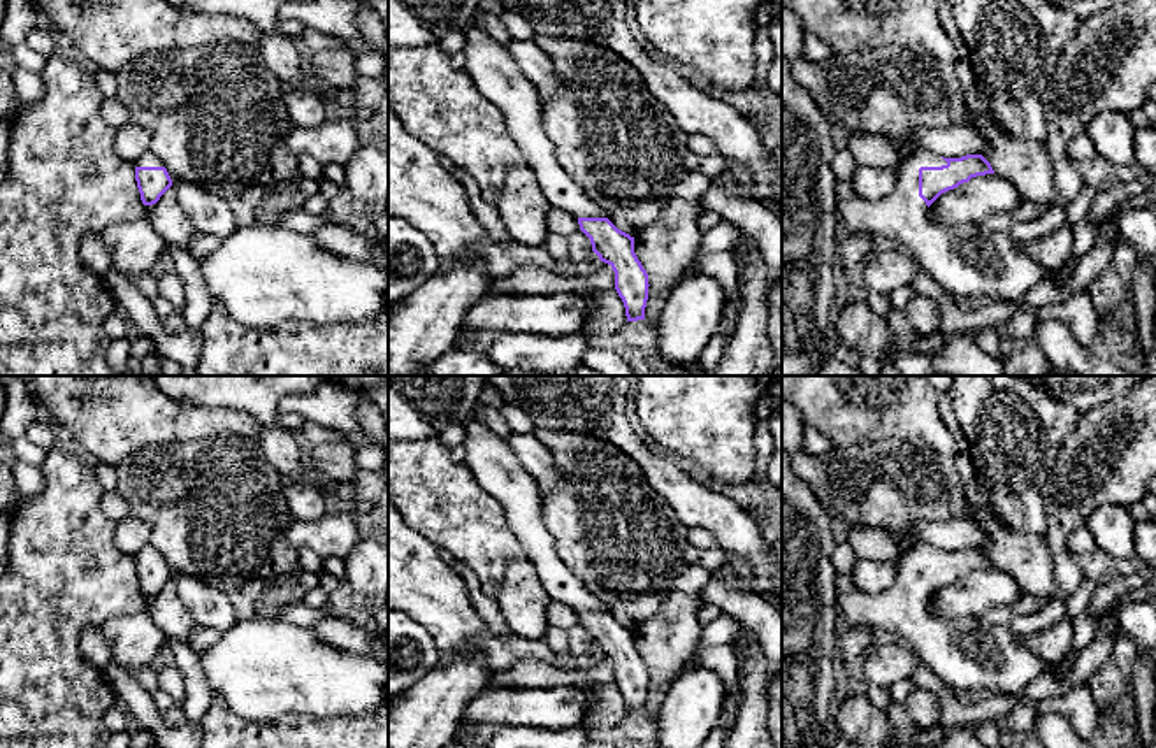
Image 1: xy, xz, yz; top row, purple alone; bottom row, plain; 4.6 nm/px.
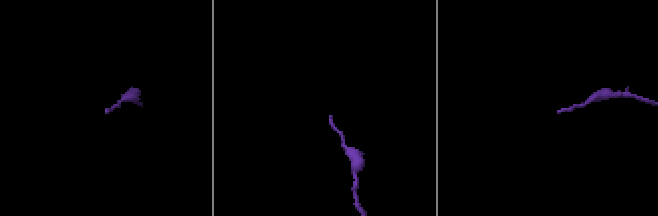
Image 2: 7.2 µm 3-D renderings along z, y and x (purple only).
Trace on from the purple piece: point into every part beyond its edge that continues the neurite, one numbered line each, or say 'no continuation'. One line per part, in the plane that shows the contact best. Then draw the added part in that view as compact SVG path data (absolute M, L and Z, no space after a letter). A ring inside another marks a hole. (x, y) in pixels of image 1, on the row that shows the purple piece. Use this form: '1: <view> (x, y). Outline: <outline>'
1: yz (970, 264). Outline: M928 151L912 155L900 167L889 197L838 200L838 221L852 234L896 241L950 298L968 306L1012 302L1022 309L1028 291L1047 277L1047 270L1007 232L931 223L919 197L919 169L942 165L947 162Z

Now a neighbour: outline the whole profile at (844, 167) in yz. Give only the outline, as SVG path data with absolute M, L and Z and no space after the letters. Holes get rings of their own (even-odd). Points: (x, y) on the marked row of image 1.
M838 142L836 146L831 169L838 181L845 181L852 184L857 163L852 160L852 155L842 142Z

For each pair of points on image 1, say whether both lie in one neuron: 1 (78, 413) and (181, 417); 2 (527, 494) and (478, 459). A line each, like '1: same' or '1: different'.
1: same
2: same

